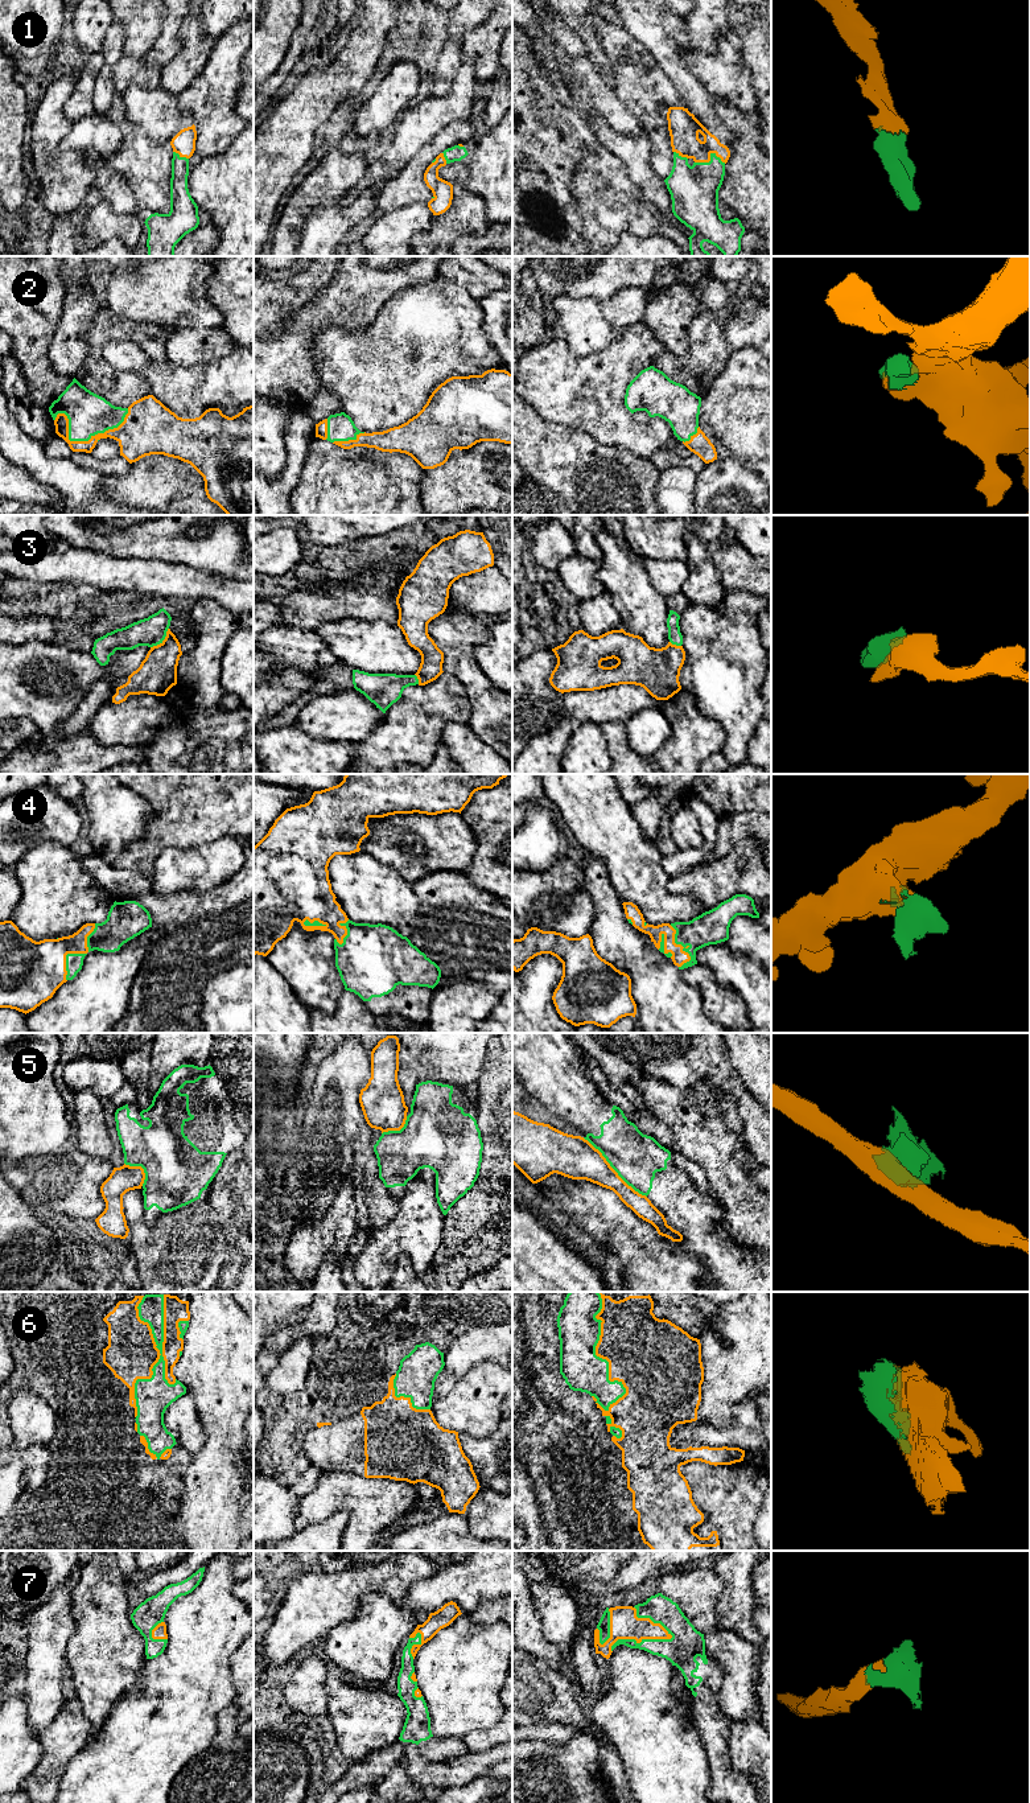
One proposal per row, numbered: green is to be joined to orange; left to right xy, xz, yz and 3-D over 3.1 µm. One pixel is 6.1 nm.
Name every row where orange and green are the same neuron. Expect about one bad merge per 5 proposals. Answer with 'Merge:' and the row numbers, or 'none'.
Merge: 1, 2, 3, 4, 6, 7

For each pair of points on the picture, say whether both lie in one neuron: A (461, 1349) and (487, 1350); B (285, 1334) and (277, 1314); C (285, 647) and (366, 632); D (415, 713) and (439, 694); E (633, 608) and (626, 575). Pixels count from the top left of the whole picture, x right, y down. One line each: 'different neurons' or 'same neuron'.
A: same neuron
B: different neurons
C: different neurons
D: same neuron
E: same neuron

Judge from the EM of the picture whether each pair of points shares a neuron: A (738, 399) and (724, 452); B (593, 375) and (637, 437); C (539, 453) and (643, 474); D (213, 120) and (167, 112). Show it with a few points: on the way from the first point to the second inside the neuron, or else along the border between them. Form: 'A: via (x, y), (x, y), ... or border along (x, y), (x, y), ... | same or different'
A: via (738, 412), (738, 427), (730, 439) | same
B: via (593, 391), (621, 422) | same
C: via (565, 460), (596, 460), (604, 466), (617, 469) | same
D: border along (177, 95), (177, 106), (194, 123) | different

